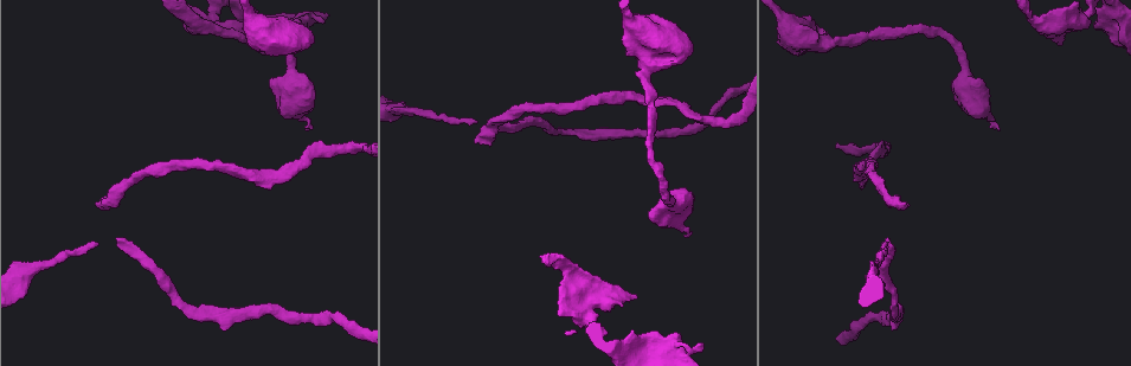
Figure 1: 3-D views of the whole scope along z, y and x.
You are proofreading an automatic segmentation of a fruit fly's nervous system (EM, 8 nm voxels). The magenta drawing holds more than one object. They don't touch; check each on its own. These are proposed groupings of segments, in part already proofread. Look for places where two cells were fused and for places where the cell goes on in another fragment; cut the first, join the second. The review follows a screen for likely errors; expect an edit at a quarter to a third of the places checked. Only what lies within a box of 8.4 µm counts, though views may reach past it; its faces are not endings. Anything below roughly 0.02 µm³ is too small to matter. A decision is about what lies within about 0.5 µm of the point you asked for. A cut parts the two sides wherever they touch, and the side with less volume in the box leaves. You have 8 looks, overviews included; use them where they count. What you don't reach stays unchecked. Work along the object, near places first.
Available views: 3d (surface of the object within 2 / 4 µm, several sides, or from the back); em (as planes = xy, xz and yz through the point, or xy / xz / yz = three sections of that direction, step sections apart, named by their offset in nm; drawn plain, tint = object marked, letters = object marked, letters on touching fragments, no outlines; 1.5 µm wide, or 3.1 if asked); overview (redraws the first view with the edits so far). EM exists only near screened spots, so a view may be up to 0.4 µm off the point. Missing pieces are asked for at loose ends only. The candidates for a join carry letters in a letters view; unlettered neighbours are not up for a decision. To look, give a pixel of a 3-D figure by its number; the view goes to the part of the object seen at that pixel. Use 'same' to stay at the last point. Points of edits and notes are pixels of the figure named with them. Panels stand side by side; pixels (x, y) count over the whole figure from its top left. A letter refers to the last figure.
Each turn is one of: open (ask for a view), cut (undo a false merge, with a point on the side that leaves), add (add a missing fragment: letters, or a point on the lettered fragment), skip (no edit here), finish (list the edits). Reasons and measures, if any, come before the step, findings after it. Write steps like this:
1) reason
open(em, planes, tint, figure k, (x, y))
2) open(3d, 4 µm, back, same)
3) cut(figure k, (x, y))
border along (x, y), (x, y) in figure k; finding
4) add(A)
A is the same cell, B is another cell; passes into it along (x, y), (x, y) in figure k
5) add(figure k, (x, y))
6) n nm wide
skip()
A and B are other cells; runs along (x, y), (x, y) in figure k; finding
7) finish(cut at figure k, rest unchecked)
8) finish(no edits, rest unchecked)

an open end
open(3d, 4 µm, figure 1, (657, 334))

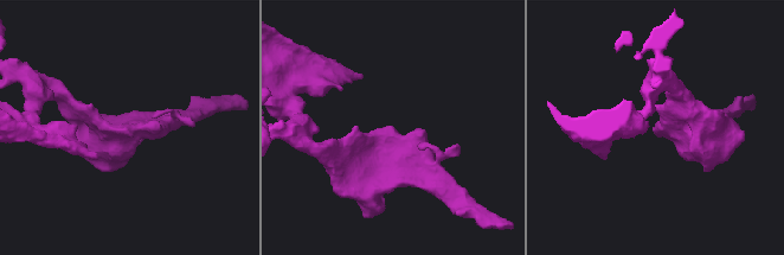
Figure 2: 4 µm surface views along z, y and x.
now the EM
open(em, planes, letters, figure 2, (653, 128))

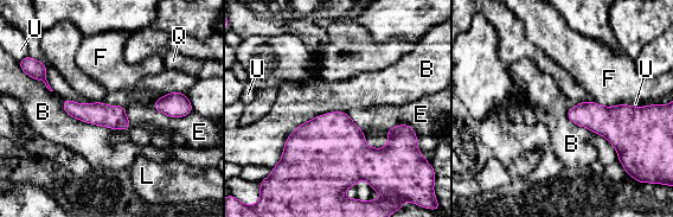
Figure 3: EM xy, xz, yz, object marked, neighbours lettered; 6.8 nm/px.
B touches over 600 nm
skip()
B, E, F, L, Q and U are other cells; runs along (65, 102), (127, 125) in figure 3; none of them fits

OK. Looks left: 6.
narrows sharply
open(em, planes, tint, figure 1, (870, 35))

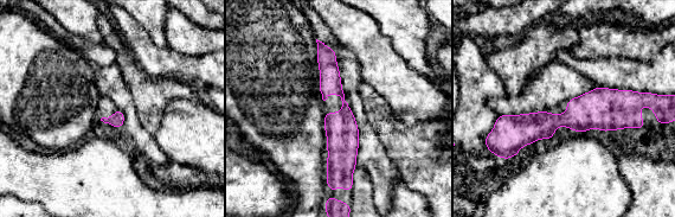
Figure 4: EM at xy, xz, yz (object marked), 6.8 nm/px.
open(em, planes, letters, same)

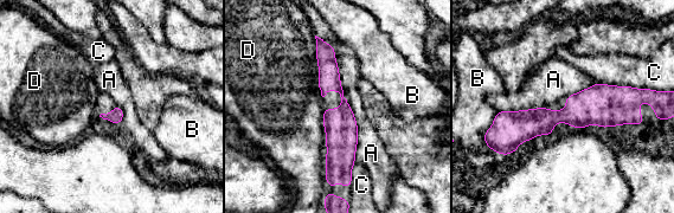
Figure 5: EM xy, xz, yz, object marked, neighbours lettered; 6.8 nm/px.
100 nm wide
skip()
A, B, C and D are other cells; runs along (636, 103), (496, 127) in figure 5; one cell here

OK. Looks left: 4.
calibre changes
open(em, planes, letters, figure 1, (37, 267))

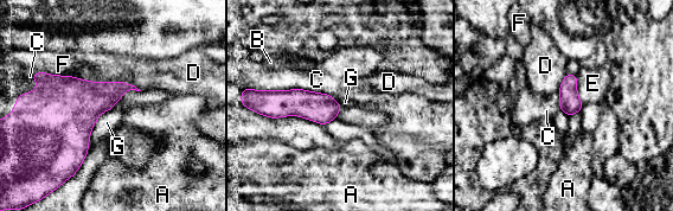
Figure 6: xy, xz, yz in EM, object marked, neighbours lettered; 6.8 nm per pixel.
G touches over 550 nm
skip()
A, B, C, D, E, F and G are other cells; border along (576, 75), (577, 95), (583, 103) in figure 6; all the same cell

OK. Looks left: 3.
finish(no edits, rest unchecked)

